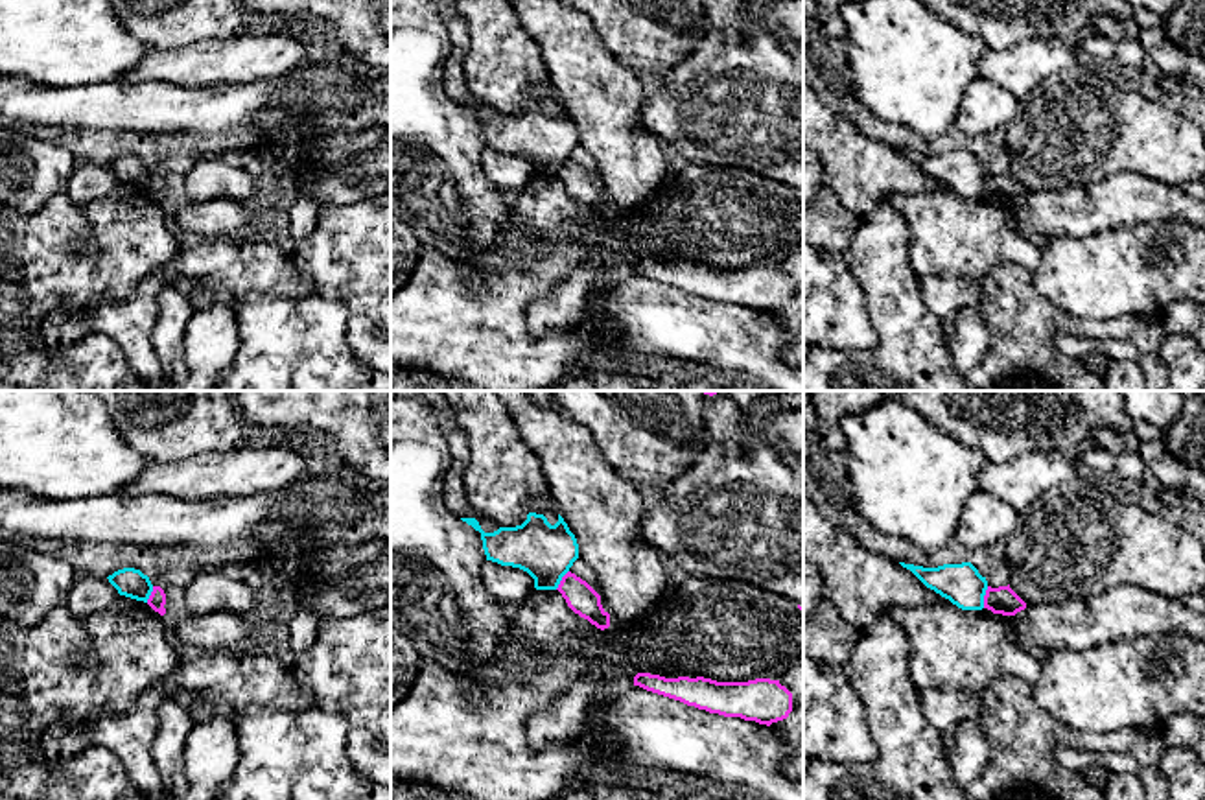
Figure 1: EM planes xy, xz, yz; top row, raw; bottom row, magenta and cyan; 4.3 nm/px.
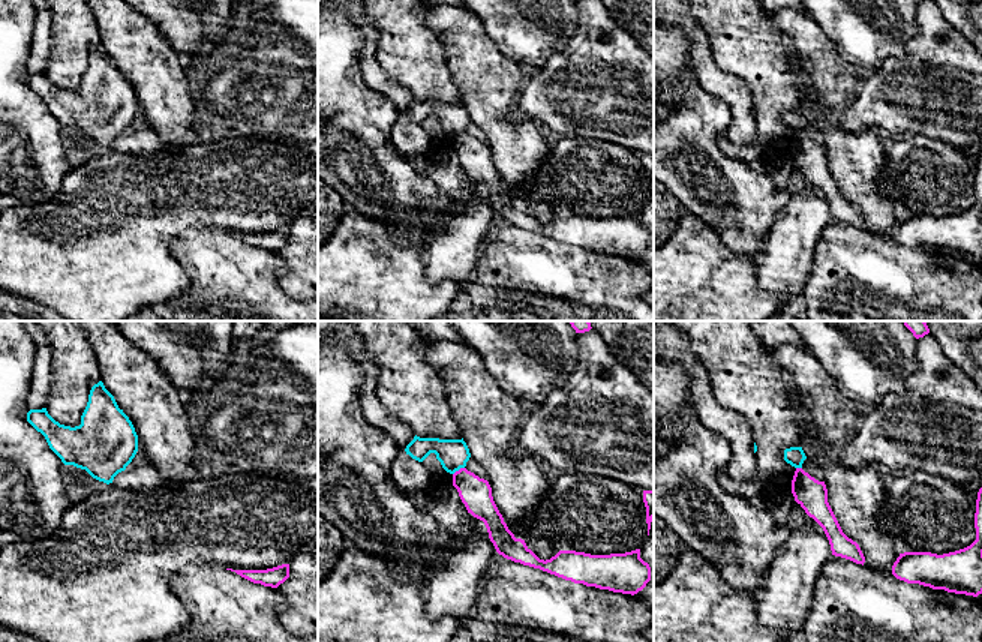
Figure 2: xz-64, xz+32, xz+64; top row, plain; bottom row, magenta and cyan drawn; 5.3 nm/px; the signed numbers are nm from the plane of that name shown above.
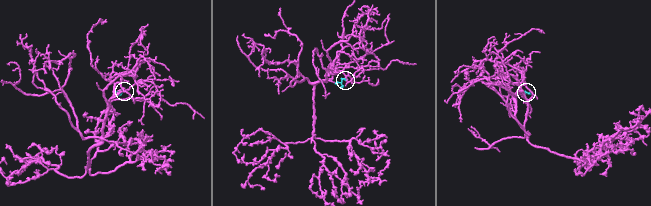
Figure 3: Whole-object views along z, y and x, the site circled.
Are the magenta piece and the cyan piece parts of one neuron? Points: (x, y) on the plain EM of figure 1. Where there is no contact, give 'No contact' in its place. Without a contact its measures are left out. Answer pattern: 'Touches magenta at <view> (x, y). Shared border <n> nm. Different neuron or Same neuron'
Touches magenta at yz (984, 185). Shared border 100 nm. Different neuron

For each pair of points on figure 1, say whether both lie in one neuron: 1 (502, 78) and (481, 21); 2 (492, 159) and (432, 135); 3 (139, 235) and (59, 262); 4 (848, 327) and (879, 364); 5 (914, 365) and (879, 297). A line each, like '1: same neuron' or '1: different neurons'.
1: same neuron
2: different neurons
3: same neuron
4: different neurons
5: same neuron

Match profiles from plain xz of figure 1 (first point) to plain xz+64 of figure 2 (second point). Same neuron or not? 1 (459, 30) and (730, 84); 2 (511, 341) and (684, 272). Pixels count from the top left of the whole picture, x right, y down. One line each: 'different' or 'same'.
1: same
2: same

